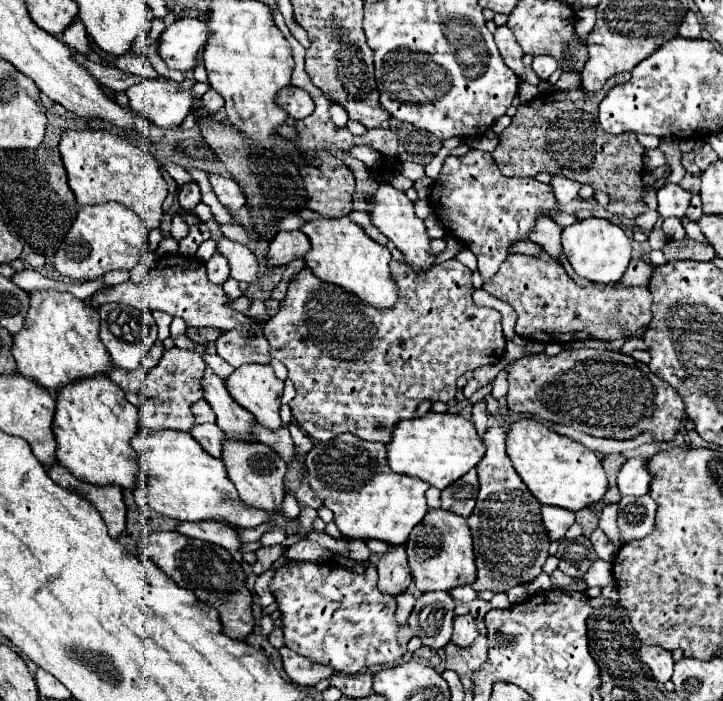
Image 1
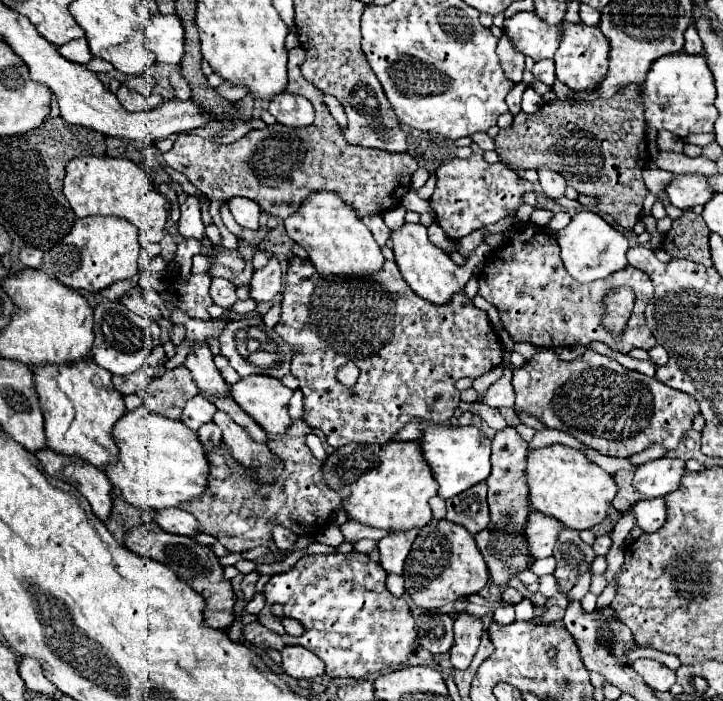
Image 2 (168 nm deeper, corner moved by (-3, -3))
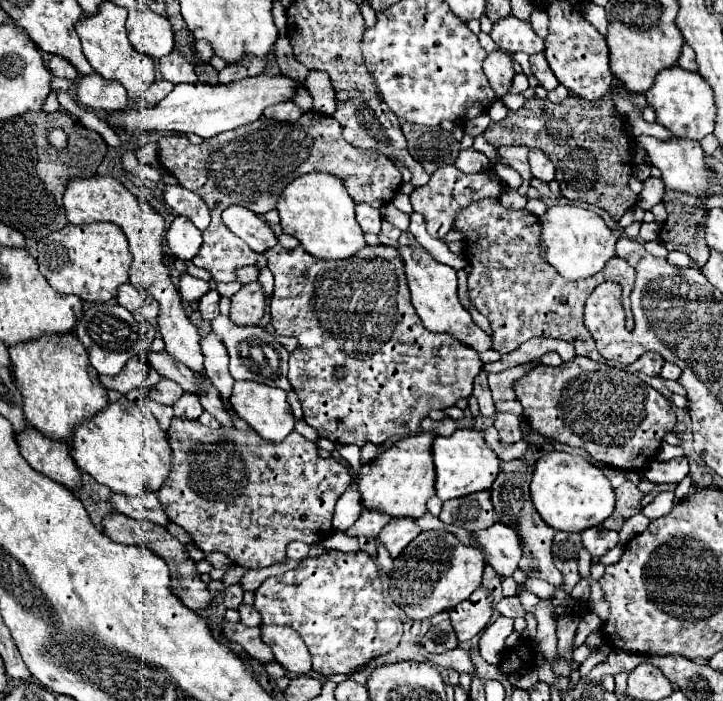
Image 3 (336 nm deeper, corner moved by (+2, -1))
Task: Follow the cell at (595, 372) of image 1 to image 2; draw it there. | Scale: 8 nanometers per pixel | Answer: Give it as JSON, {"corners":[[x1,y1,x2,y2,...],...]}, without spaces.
{"corners":[[538,349,536,355,526,361,526,365,512,367,512,385,516,391,514,411,532,415,546,427,566,431,588,447,600,451,602,455,612,457,630,457,654,443,662,445,668,451,674,451,692,427,692,419,700,413,696,399,692,399,684,391,676,391,654,377,626,369,620,363,594,351,586,351,574,361,562,361,552,349]]}

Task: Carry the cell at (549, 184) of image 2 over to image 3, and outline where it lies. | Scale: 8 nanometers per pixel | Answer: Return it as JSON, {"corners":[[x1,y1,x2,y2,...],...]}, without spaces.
{"corners":[[531,149,529,151,529,167,531,167,531,175,541,179,543,183,549,183,549,181,555,179,555,167,553,167,553,163,539,149]]}

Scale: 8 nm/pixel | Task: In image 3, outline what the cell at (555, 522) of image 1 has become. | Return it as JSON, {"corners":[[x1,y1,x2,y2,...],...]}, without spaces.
{"corners":[[495,523,489,529,481,529,473,533,477,541,477,549,481,549,485,563,495,569,495,573,503,577,511,577,521,553,521,541,509,525]]}

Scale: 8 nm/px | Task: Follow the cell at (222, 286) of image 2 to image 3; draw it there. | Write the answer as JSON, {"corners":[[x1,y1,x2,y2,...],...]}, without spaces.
{"corners":[[211,289,209,293,205,293,201,297,199,313,201,313,201,317,205,317,205,321,211,321,219,315,219,293,215,289]]}

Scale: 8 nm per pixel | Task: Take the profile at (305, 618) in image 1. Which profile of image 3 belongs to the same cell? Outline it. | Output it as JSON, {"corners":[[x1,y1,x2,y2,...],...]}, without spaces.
{"corners":[[329,551,325,555,301,561,295,569,283,575,269,577,255,591,255,609,261,613,265,625,287,625,299,633,311,653,313,671,321,677,331,677,339,673,353,675,367,661,393,651,403,635,403,623,399,615,383,601,377,565,365,551]]}

